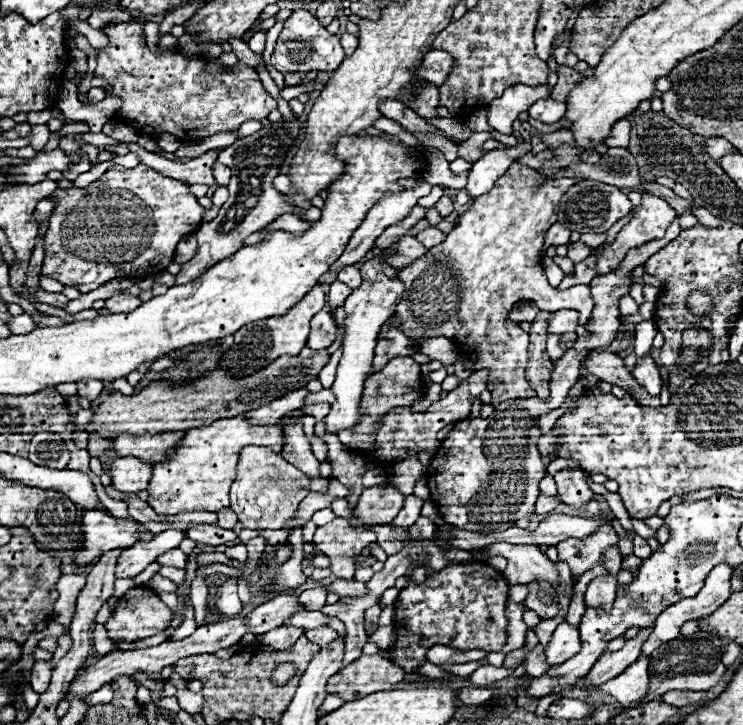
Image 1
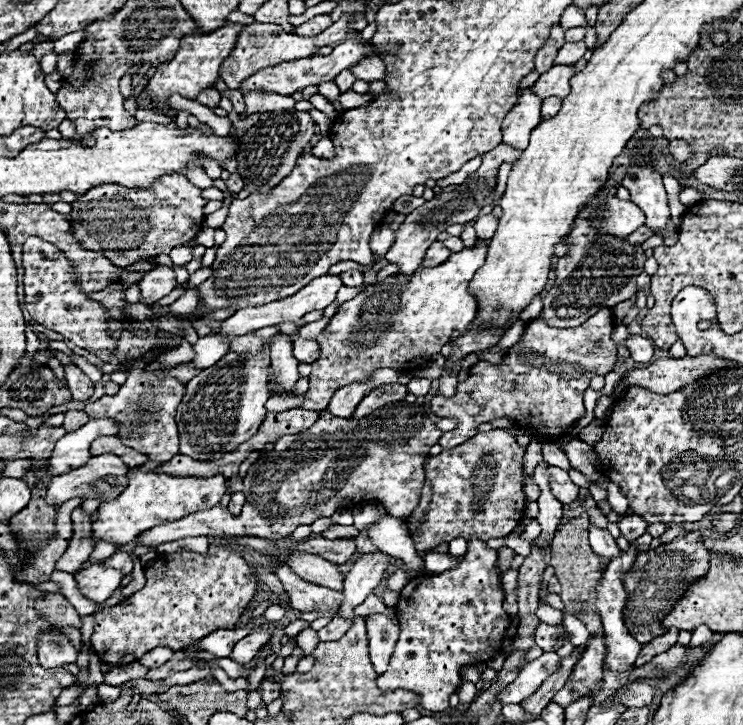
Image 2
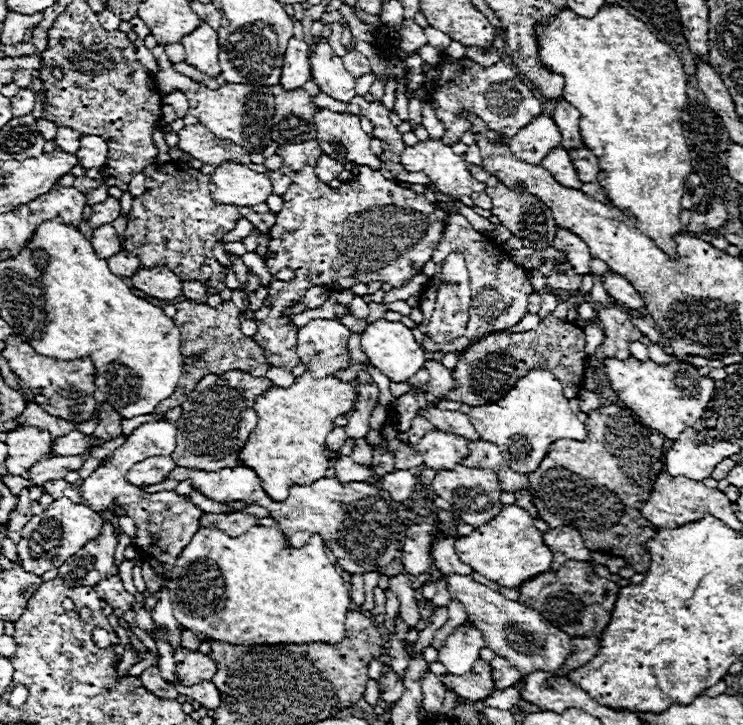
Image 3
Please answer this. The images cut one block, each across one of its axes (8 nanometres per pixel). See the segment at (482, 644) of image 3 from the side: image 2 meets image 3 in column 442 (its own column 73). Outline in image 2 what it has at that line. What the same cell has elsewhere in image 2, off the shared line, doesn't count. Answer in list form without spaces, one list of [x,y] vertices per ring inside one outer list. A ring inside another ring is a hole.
[[[48,626],[38,634],[38,660],[44,668],[62,668],[66,664],[76,664],[78,650],[72,642],[62,636],[60,626]]]

